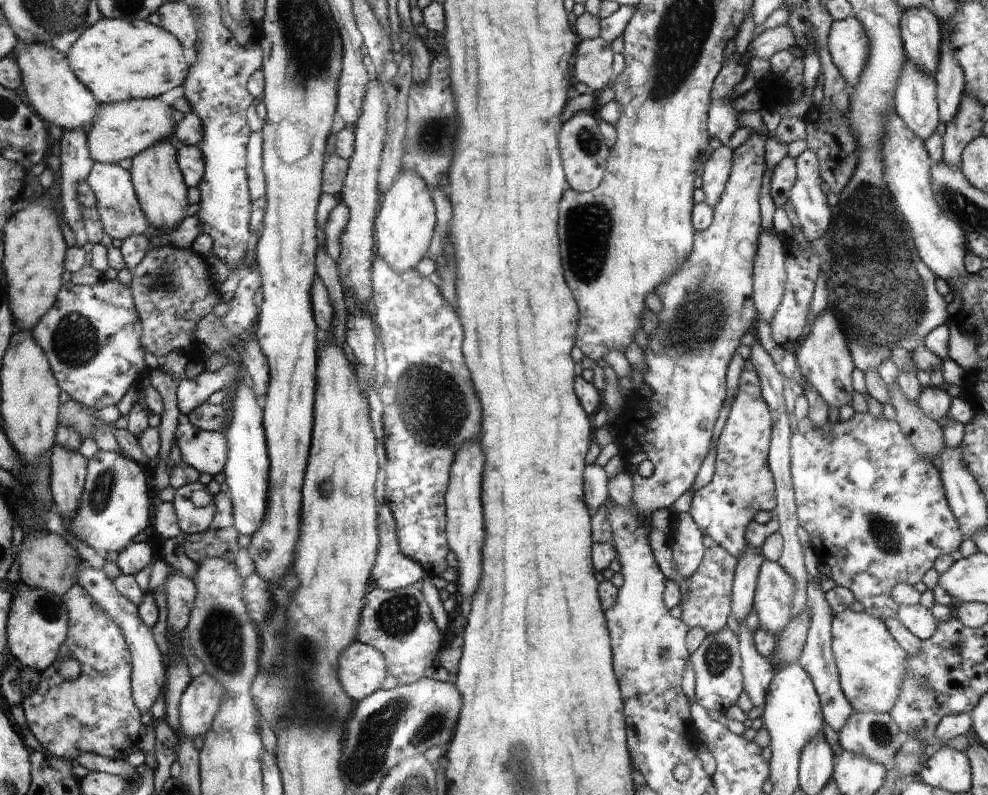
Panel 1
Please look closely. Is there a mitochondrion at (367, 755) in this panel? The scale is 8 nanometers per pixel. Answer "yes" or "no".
yes

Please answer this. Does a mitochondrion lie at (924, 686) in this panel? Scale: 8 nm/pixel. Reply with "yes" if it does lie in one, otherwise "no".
yes

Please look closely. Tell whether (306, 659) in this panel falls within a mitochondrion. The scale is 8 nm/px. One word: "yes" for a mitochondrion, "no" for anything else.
yes

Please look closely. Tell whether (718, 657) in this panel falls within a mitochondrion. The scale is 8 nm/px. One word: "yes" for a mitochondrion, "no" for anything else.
yes

